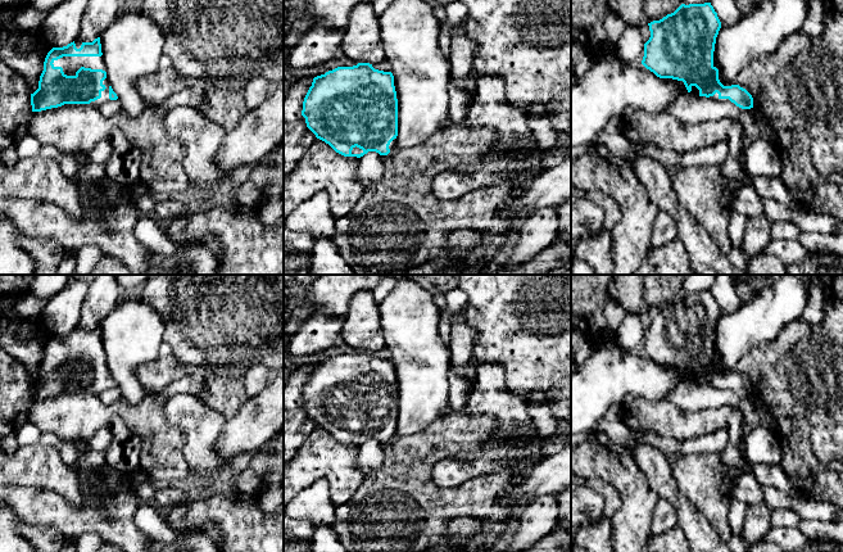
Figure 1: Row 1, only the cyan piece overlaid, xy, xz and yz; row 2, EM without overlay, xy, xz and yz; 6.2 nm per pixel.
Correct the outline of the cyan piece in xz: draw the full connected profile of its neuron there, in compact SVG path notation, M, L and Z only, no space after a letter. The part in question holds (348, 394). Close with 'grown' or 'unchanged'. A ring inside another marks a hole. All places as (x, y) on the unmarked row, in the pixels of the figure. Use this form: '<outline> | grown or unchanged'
M370 350L337 354L313 366L302 403L317 426L344 444L361 445L368 439L389 443L396 439L398 386L391 359L375 357Z | grown

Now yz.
M711 290L681 291L674 300L648 311L651 325L644 331L642 352L660 366L683 368L688 380L695 374L699 384L719 389L731 389L740 397L753 395L749 379L735 370L721 371L719 357L713 353L713 339L721 309Z | grown

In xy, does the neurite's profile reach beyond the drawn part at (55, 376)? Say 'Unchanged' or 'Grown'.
Grown

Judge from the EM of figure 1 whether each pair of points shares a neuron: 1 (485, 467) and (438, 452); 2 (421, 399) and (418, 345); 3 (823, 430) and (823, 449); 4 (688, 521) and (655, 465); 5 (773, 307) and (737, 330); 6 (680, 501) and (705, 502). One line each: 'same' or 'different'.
1: different
2: same
3: same
4: same
5: same
6: different

